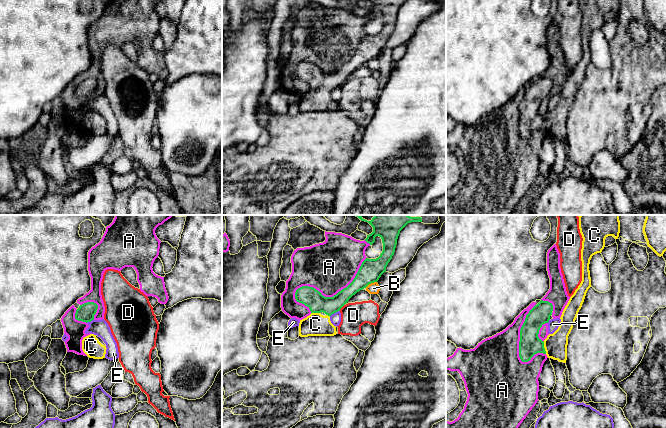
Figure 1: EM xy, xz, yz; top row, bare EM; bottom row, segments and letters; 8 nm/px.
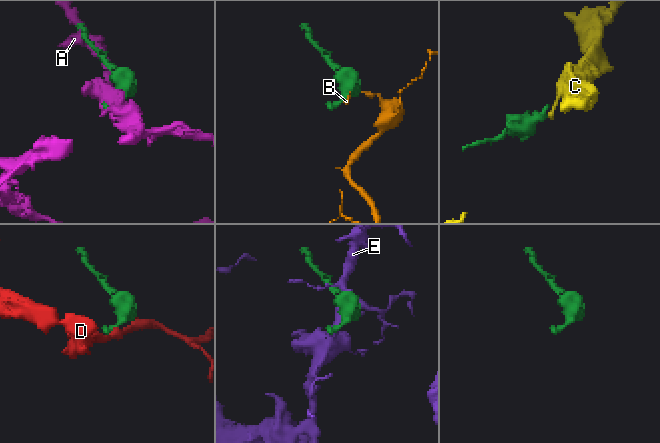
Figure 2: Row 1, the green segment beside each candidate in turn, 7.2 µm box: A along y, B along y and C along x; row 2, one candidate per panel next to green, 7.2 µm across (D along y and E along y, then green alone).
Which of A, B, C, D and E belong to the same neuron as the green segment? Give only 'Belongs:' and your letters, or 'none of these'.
Belongs: C

